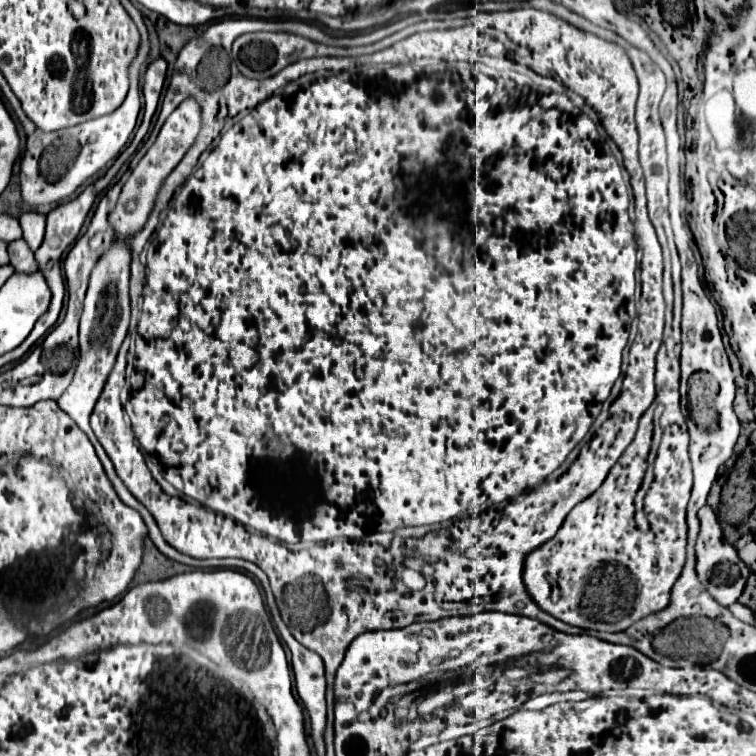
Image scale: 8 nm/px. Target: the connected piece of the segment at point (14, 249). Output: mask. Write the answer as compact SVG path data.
M22 238L8 244L8 256L10 256L10 266L14 268L14 272L32 274L38 270L36 262L34 262L34 254Z

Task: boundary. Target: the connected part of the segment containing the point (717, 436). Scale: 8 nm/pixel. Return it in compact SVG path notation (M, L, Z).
M718 410L718 414L720 416L718 416L718 430L716 432L702 432L694 424L688 426L688 434L690 434L688 454L690 454L690 462L692 462L692 470L694 470L694 486L692 486L690 502L688 502L688 508L686 508L688 538L696 538L696 534L698 534L698 518L696 518L696 512L706 504L706 496L710 492L712 482L716 480L716 472L732 456L734 444L736 444L738 434L740 434L740 422L738 422L734 410Z

